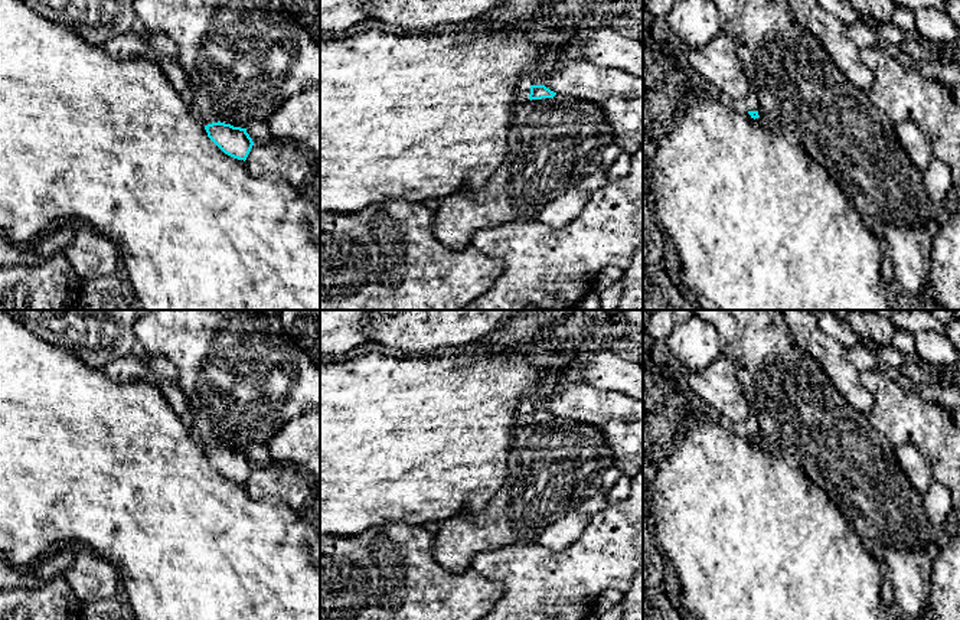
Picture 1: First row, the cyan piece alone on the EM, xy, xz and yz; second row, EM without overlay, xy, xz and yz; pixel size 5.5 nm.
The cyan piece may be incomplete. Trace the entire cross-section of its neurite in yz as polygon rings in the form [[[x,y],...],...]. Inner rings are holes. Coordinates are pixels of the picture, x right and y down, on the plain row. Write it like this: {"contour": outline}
{"contour": [[[754,411],[748,412],[748,418],[742,424],[741,430],[751,438],[751,441],[758,441],[758,421]]]}

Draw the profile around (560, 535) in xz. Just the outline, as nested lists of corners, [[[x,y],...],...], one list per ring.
[[[598,492],[562,519],[551,523],[538,536],[536,544],[562,551],[575,544],[591,521],[607,506],[607,493]]]

